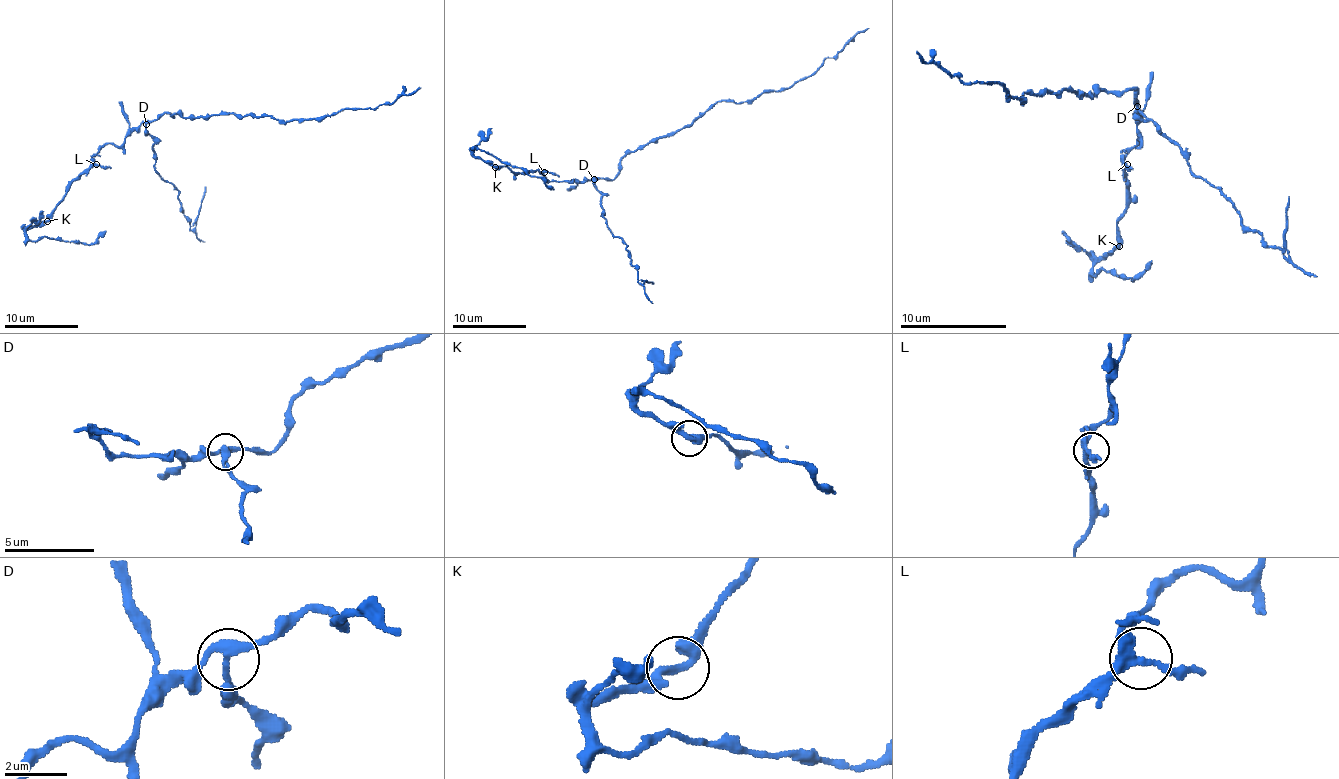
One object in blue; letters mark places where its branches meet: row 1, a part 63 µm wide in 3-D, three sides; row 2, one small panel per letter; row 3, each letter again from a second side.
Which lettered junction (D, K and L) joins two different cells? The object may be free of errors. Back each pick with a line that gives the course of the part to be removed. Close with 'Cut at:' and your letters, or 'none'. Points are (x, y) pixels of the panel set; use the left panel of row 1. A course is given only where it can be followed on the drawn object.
D: (145, 124), (155, 142), (155, 168), (178, 192), (180, 208), (191, 226), (199, 214), (206, 186)
Cut at: D

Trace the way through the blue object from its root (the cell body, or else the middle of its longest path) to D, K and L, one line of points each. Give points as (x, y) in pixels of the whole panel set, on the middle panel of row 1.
D: (617, 174), (612, 180), (593, 180)
K: (617, 174), (612, 180), (550, 182), (539, 171), (515, 172), (507, 165), (495, 167)
L: (617, 174), (612, 180), (550, 182), (544, 172)

